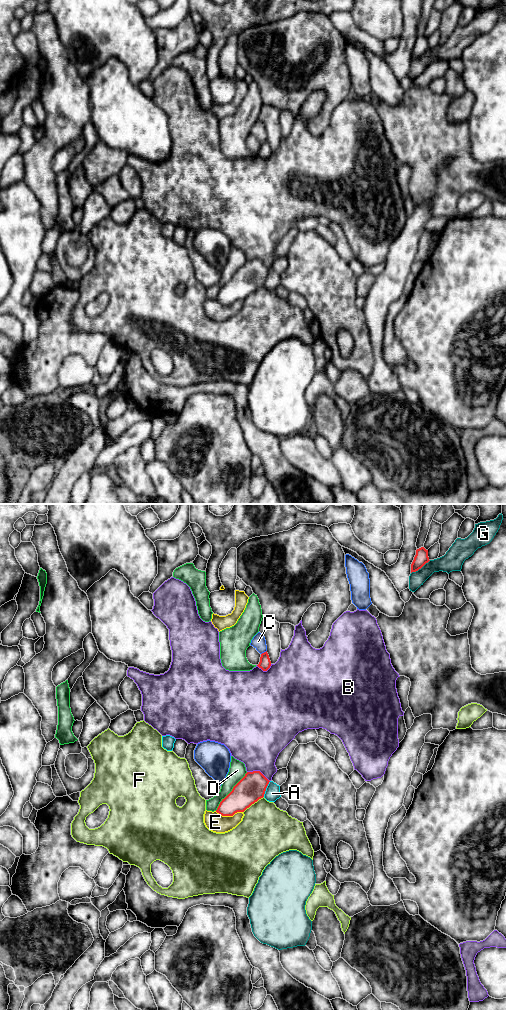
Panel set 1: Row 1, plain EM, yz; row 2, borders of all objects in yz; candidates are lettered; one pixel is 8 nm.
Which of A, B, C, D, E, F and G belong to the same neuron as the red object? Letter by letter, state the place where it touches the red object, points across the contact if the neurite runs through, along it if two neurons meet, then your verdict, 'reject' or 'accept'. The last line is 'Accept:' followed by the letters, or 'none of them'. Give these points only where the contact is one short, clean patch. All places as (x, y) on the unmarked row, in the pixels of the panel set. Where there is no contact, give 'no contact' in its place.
A: yz (265, 277) | along yz (270, 269), (263, 284) | reject
B: yz (258, 259) | reject
C: yz (264, 140) | along yz (266, 138), (261, 142) | reject
D: yz (231, 279) | reject
E: yz (229, 303) | reject
F: yz (253, 291) | reject
G: yz (420, 56) | reject
Accept: none of them

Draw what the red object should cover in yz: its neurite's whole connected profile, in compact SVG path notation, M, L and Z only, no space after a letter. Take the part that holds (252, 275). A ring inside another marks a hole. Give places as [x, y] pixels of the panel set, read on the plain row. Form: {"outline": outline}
{"outline": "M260 259L247 260L222 287L216 300L222 304L233 304L237 300L244 300L264 285L269 270Z"}

